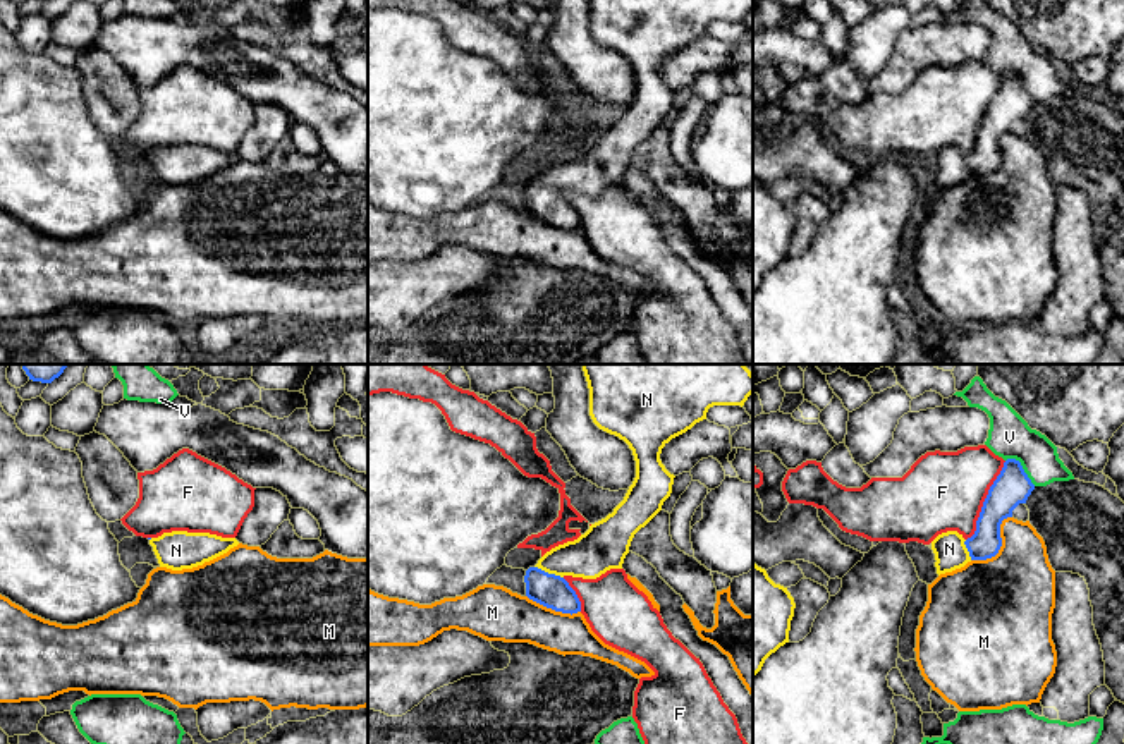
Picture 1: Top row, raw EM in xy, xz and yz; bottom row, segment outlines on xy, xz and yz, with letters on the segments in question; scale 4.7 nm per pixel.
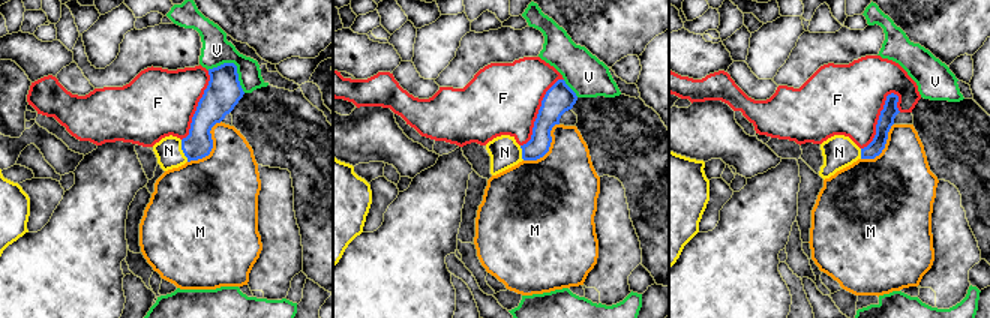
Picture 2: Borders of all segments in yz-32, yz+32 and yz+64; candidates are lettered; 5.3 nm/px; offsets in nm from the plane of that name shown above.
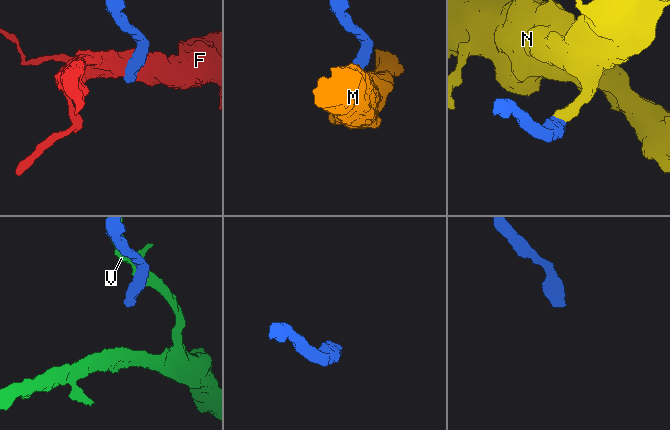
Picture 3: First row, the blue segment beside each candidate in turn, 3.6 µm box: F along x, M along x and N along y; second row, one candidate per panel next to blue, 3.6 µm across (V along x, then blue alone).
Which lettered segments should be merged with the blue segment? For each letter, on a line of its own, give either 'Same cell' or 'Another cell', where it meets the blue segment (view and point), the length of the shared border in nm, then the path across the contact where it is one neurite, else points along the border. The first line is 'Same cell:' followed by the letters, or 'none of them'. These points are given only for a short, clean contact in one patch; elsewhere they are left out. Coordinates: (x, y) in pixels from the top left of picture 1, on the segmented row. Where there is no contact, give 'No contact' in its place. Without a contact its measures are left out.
Same cell: N
F: Another cell. Touches blue at yz (985, 500). Shared border 420 nm
M: Another cell. Touches blue at yz (1001, 545). Shared border 280 nm
N: Same cell. Touches blue at xz (547, 573). Shared border 150 nm. Path across: xz (549, 590), (547, 573), (561, 561), (595, 552)
V: Another cell. Touches blue at yz (1021, 468). Shared border 190 nm

